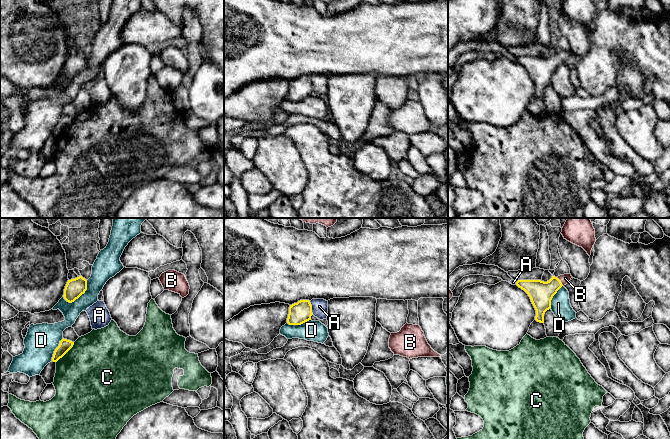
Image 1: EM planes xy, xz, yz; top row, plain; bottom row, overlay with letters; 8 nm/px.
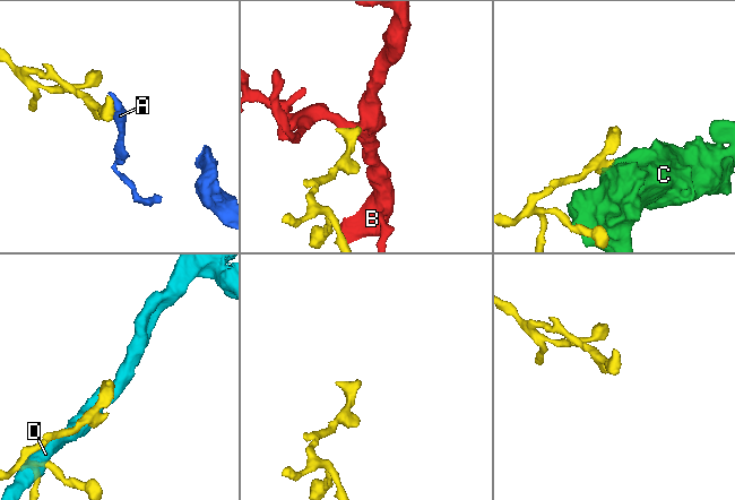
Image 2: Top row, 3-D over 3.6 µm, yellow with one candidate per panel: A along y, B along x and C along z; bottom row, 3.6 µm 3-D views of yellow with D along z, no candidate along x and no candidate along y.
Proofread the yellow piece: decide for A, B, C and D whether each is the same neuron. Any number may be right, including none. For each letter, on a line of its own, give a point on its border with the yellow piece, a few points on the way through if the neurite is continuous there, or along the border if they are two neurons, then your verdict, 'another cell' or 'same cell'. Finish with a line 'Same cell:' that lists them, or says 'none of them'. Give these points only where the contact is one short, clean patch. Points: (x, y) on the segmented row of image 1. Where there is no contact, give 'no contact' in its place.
A: contact xz (311, 308); border xz (309, 301), (313, 314); another cell
B: contact yz (560, 281); way yz (541, 293), (560, 281), (565, 278); same cell
C: contact xy (66, 352); another cell
D: contact xy (79, 296); another cell
Same cell: B

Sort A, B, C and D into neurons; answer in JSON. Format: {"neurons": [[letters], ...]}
{"neurons": [["A"], ["B"], ["C"], ["D"]]}

